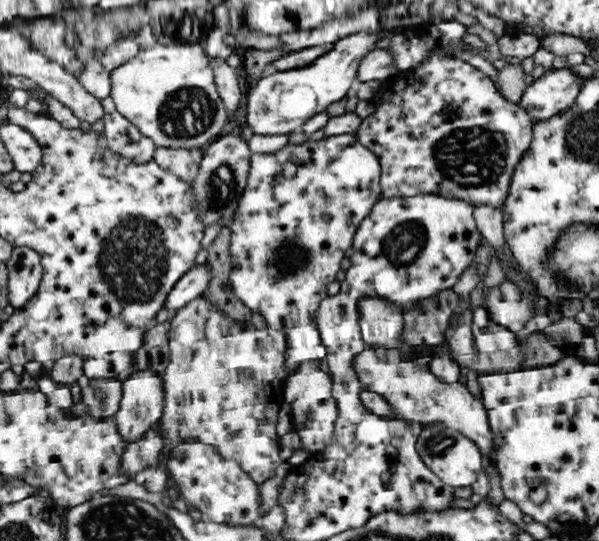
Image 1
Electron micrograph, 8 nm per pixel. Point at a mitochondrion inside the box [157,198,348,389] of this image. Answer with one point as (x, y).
(287, 258)

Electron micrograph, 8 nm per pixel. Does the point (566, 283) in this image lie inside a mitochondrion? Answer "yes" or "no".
no

